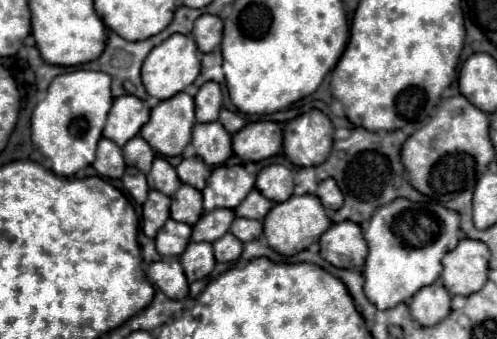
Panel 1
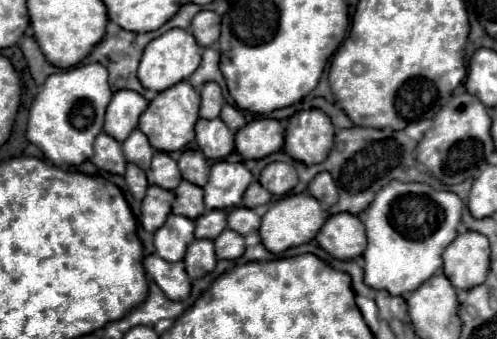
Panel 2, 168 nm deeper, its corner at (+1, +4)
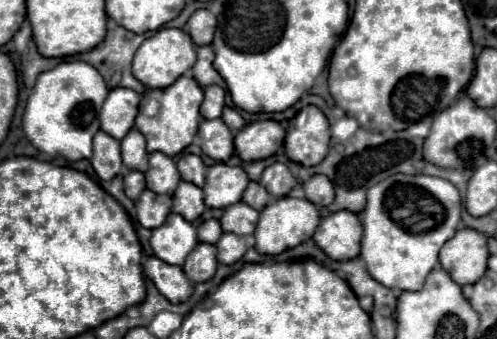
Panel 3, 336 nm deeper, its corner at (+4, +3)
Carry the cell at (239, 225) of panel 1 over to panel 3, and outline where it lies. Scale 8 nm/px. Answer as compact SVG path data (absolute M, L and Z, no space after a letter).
M244 201L234 203L232 207L224 209L224 215L220 219L222 231L236 233L236 235L252 235L258 223L258 211L246 205Z

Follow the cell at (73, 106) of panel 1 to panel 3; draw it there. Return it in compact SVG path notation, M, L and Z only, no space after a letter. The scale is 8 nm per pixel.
M84 61L60 63L40 73L32 95L26 99L22 129L26 139L50 157L62 155L66 161L92 157L92 137L100 129L100 109L108 95L102 75Z

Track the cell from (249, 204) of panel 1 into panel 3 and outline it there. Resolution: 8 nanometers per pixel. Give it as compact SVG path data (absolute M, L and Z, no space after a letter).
M250 181L250 183L248 183L248 187L246 187L246 191L244 191L244 195L242 195L242 201L244 201L244 203L248 203L250 207L254 207L254 209L258 209L258 211L262 211L262 209L272 201L272 197L268 195L268 191L266 191L260 183Z

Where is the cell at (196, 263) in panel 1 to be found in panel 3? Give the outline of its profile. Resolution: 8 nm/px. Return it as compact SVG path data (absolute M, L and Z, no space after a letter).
M198 243L196 249L188 255L182 269L192 283L204 283L214 277L216 267L216 247L210 243Z

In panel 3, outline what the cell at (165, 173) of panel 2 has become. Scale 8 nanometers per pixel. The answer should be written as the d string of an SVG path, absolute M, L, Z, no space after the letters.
M150 153L150 167L146 171L146 187L156 193L172 195L180 181L180 173L172 157L164 153Z

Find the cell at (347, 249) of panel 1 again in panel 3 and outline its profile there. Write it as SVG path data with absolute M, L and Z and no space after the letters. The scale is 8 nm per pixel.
M336 211L324 217L314 233L316 245L334 261L358 257L362 223L352 211Z

